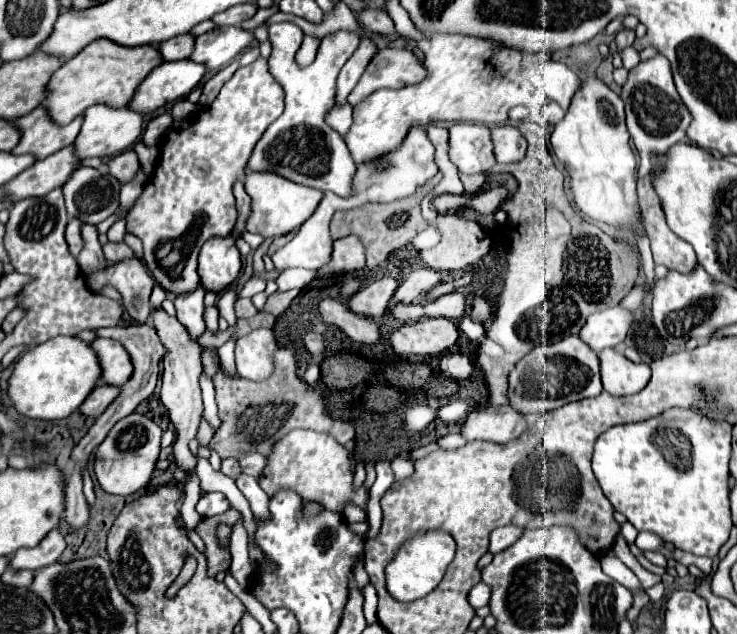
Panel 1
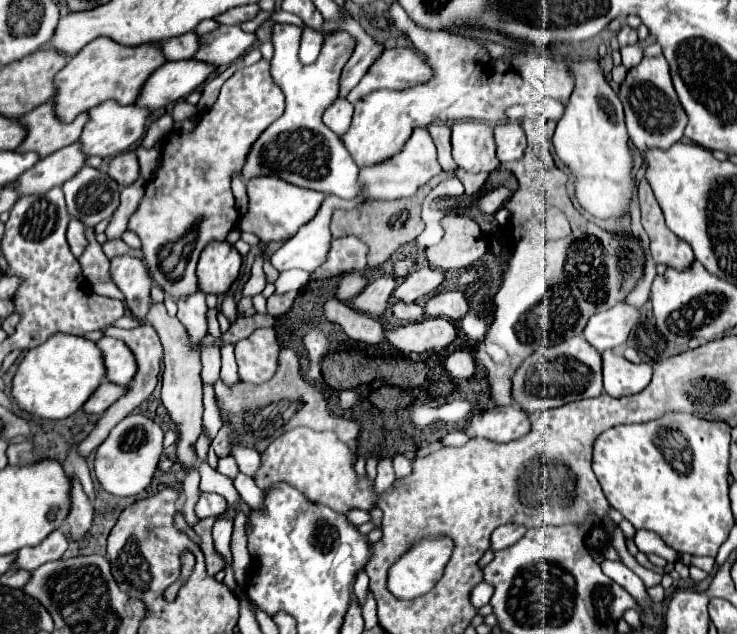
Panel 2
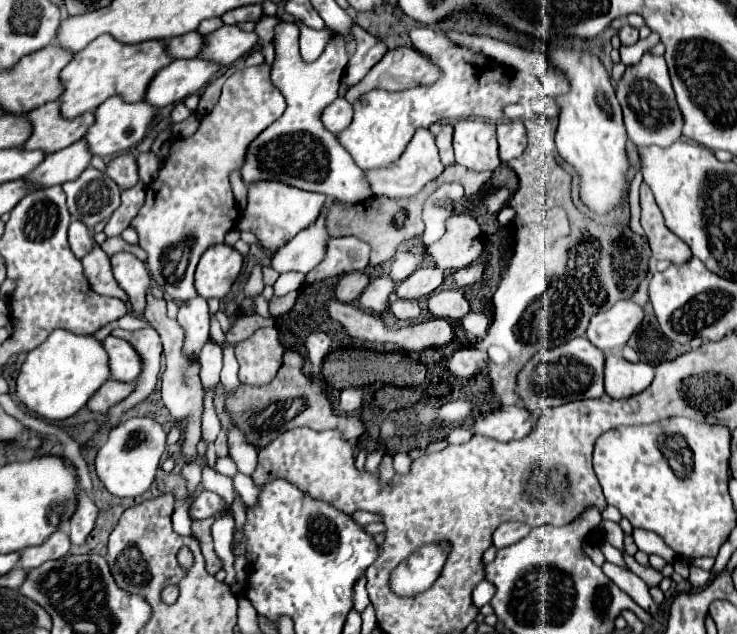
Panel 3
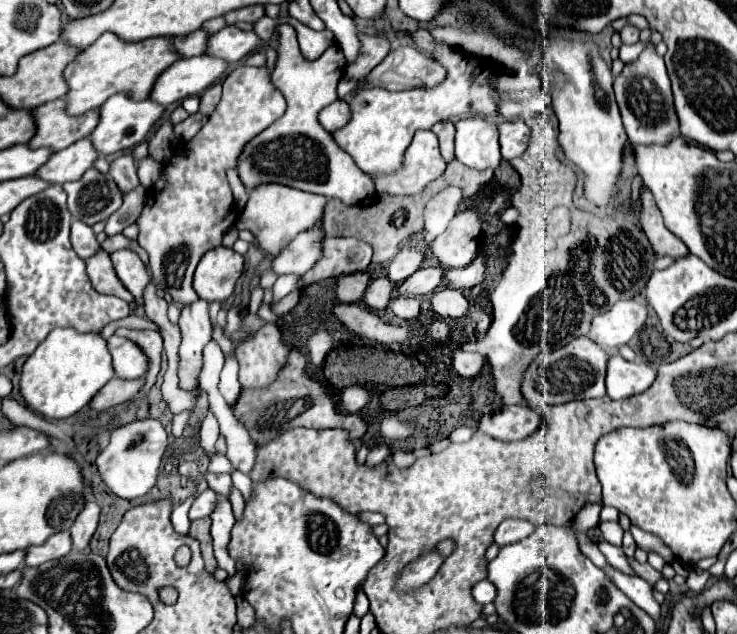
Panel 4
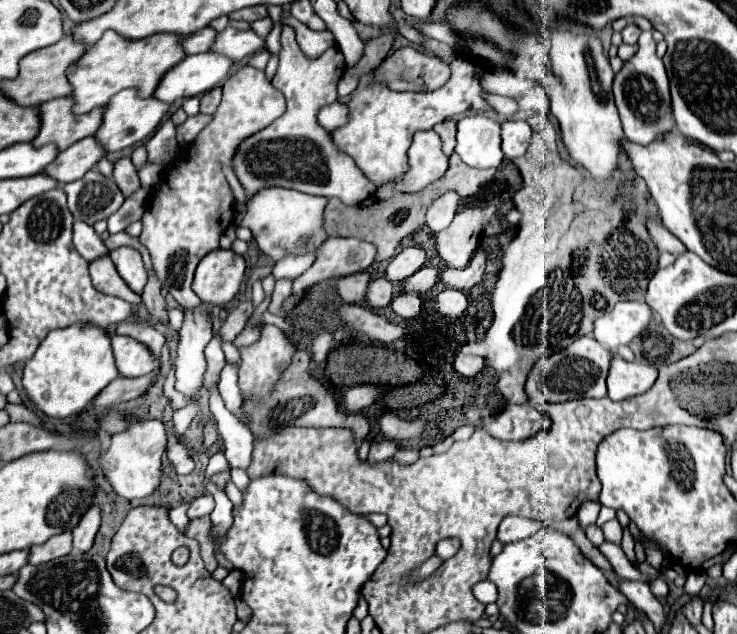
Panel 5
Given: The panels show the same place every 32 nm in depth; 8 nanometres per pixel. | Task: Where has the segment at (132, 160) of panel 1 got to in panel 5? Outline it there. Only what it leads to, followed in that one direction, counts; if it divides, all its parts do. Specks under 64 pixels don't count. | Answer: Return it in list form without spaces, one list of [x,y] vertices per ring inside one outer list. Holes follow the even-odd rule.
[[[130,156],[114,162],[112,178],[124,196],[130,196],[132,192],[136,192],[136,188],[140,188],[140,180],[138,180],[138,174],[136,174],[136,168],[134,168]]]

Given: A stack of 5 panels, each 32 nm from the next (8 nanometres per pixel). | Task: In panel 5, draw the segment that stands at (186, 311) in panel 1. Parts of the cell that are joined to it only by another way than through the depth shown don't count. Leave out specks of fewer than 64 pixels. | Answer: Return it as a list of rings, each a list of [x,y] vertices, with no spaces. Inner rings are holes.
[[[208,304],[184,312],[180,328],[180,346],[176,354],[176,388],[189,398],[196,398],[202,388],[202,376],[206,370],[204,348],[212,340],[212,324],[208,322]]]

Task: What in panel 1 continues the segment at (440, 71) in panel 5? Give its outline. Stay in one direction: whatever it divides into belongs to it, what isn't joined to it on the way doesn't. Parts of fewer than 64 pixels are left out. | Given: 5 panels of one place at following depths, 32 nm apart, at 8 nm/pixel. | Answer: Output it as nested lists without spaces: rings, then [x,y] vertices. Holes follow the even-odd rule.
[[[384,48],[366,66],[362,78],[348,96],[352,106],[360,104],[366,96],[380,88],[404,88],[426,78],[426,68],[422,62],[404,48]]]

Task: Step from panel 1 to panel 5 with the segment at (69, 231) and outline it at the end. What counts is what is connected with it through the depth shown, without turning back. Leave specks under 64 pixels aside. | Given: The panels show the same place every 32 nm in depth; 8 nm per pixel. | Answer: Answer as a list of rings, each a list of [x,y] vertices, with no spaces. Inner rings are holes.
[[[74,222],[72,244],[84,260],[94,260],[98,256],[108,254],[108,250],[106,250],[104,242],[100,240],[100,236],[94,232],[92,226],[88,226],[84,222]]]

